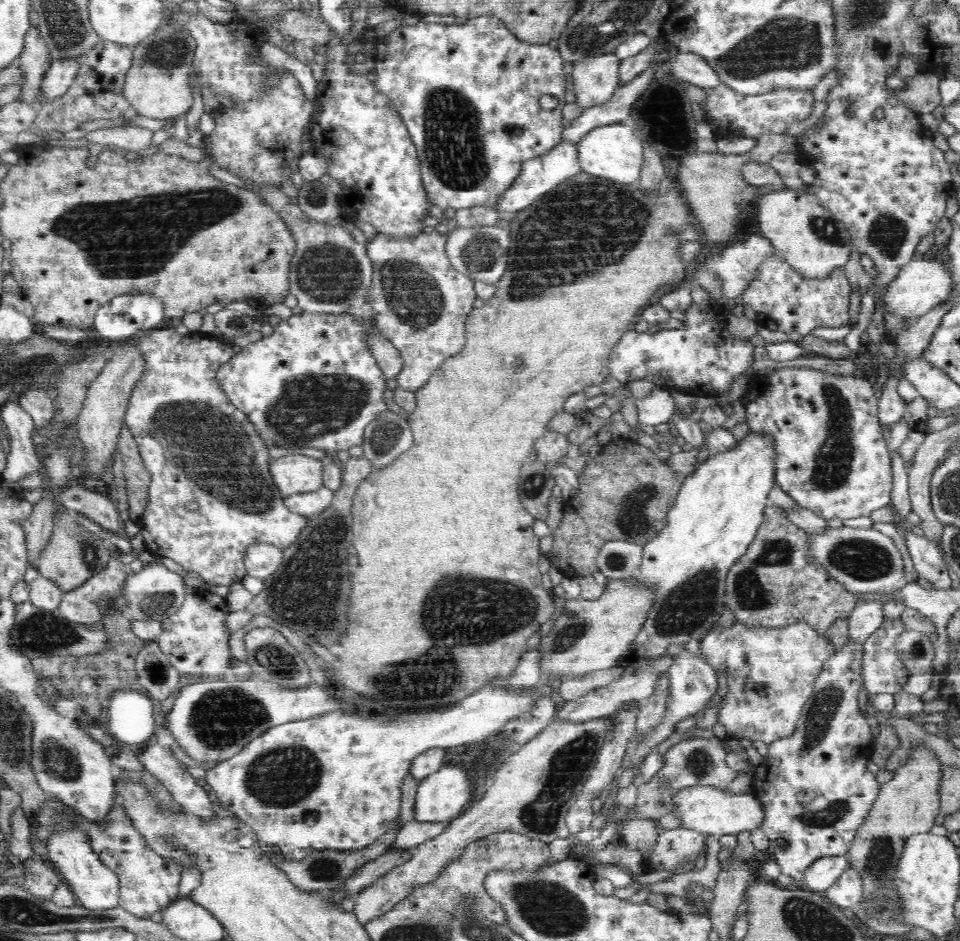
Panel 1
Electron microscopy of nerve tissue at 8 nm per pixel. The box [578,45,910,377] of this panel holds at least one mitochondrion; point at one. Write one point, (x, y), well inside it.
(820, 226)

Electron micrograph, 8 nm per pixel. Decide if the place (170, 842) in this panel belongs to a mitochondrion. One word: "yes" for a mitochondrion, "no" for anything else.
yes

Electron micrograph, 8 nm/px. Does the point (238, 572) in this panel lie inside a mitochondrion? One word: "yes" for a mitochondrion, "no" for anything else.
no

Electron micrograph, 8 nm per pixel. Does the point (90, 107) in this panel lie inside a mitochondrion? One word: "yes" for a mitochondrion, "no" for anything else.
no

